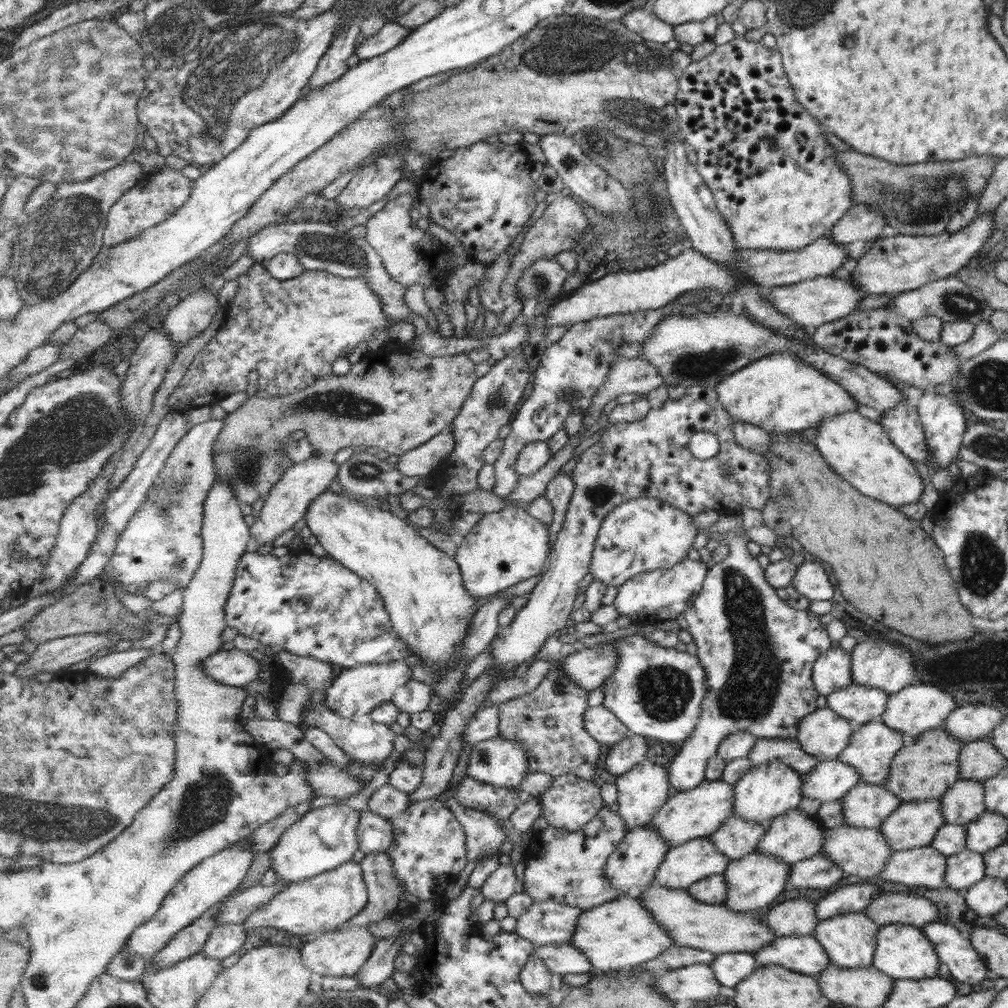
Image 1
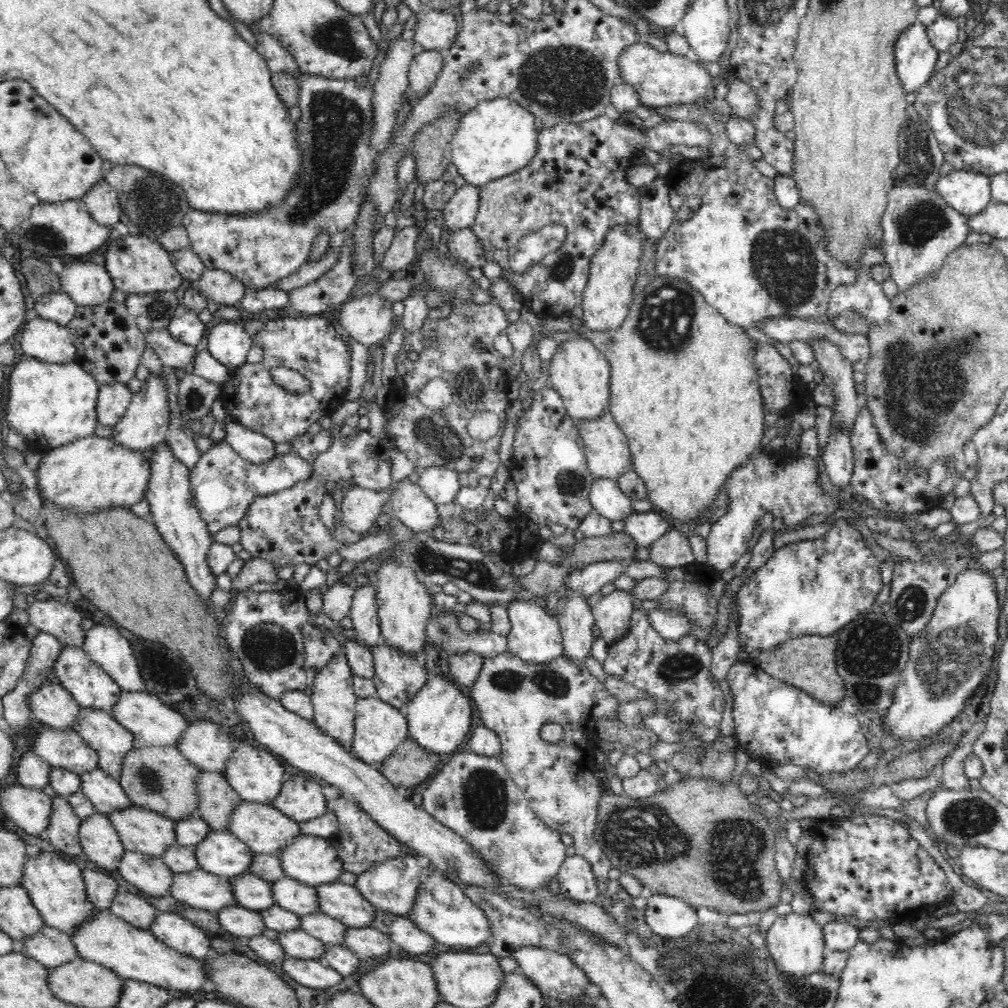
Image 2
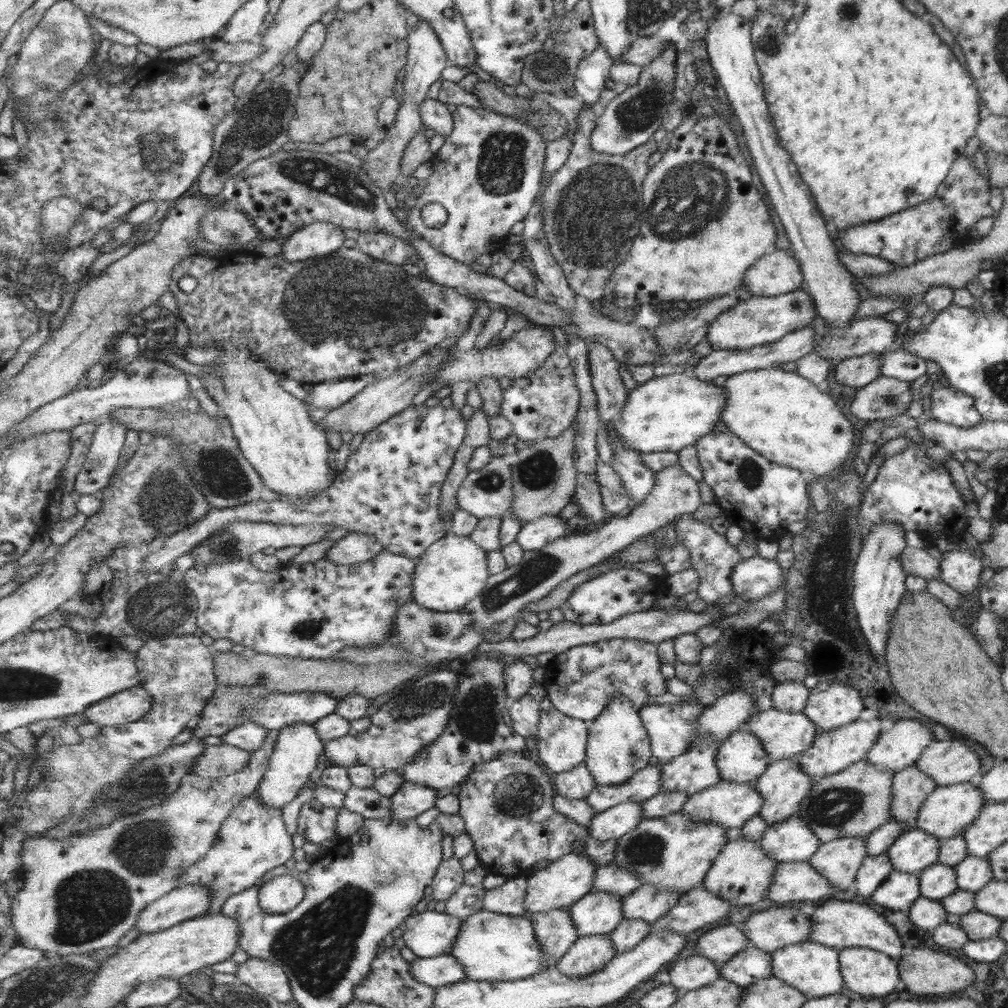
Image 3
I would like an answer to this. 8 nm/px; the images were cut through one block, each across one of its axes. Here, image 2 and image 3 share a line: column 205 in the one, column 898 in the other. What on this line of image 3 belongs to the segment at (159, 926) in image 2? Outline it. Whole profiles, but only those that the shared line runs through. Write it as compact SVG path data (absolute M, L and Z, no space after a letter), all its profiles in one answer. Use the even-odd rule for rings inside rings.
M827 899L825 902L822 900L815 911L807 917L811 921L811 932L807 941L827 945L837 950L847 947L867 947L893 958L899 958L904 952L899 934L870 904L837 899Z

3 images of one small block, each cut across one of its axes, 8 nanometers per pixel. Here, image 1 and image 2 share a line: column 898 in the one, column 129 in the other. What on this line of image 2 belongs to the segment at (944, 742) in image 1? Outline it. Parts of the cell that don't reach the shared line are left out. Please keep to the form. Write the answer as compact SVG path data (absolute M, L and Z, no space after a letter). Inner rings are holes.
M175 745L144 746L140 749L132 748L124 754L122 772L118 780L132 804L174 821L195 814L198 806L196 786L200 773L201 770L184 758Z

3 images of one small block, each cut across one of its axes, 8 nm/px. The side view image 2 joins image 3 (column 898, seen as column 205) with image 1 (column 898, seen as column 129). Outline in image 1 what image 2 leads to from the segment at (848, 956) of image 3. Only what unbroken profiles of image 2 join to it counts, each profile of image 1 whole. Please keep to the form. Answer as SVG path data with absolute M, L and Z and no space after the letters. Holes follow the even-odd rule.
M891 923L878 927L871 965L893 980L920 980L938 975L939 957L919 927Z

